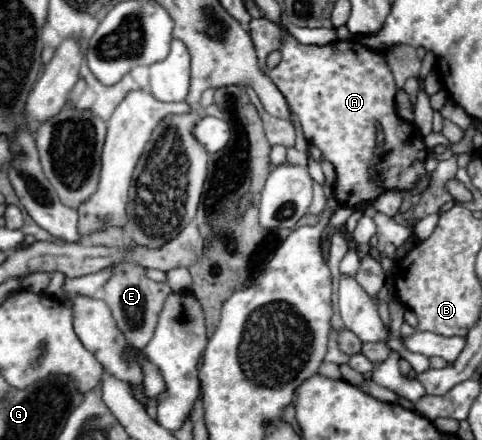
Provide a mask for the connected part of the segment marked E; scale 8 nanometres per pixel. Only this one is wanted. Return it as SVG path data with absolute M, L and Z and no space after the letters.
M117 264L113 266L113 270L113 278L103 286L103 300L111 308L111 314L125 338L137 350L143 350L153 336L153 330L157 326L157 314L161 312L165 296L171 292L171 288L165 282L149 280L145 276L145 268L137 264Z

